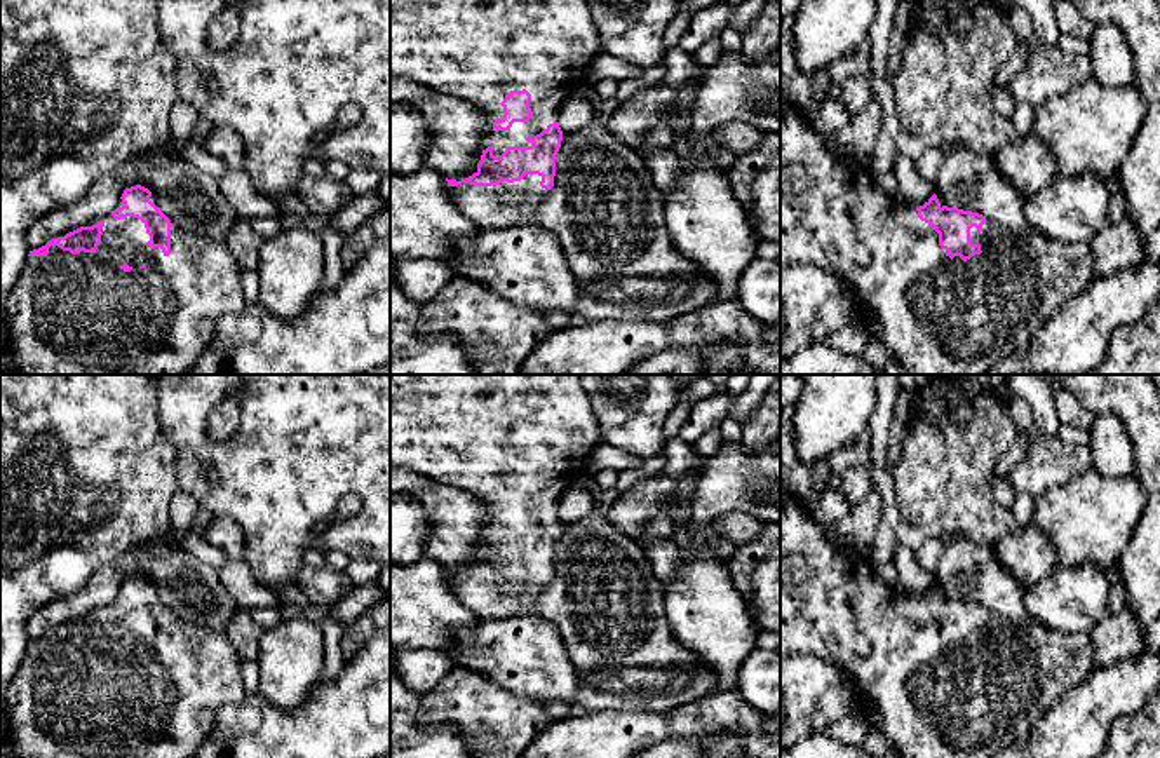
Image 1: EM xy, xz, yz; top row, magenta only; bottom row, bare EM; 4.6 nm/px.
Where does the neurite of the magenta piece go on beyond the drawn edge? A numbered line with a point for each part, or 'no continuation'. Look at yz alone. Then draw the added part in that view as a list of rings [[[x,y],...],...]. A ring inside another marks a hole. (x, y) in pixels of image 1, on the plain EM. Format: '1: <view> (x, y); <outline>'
1: yz (930, 701); [[[780,484],[780,558],[799,554],[810,577],[799,585],[780,584],[780,657],[812,653],[846,671],[853,681],[869,727],[878,727],[900,758],[995,758],[1024,741],[1038,720],[1096,669],[1094,643],[1085,633],[1022,626],[991,612],[981,619],[981,645],[953,650],[939,636],[939,624],[918,608],[916,598],[888,589],[866,556],[838,549],[801,498]]]

